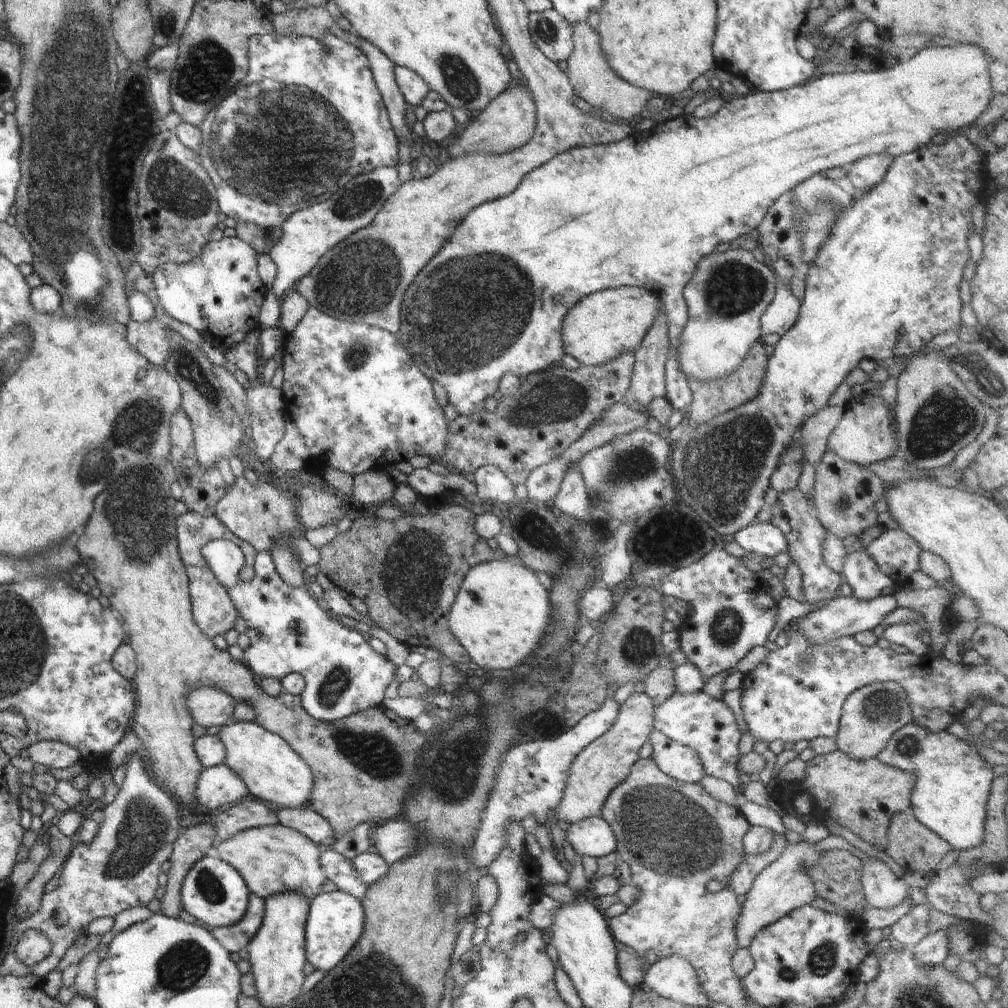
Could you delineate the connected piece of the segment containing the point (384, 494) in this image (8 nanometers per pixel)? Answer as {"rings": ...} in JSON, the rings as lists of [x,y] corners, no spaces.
{"rings":[[[376,469],[368,470],[354,477],[352,499],[362,505],[387,503],[394,497],[398,485],[389,474],[381,474]]]}

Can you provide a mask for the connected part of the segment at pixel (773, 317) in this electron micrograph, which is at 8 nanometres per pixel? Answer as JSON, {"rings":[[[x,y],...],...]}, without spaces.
{"rings":[[[775,274],[775,295],[761,316],[761,335],[778,334],[782,336],[796,322],[801,301],[792,293],[789,286]]]}

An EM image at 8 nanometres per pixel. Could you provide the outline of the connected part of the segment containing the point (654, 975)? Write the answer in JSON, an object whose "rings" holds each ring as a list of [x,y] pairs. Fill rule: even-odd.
{"rings":[[[680,956],[659,958],[655,964],[647,966],[642,984],[660,997],[687,1006],[708,1007],[713,1004],[702,992],[692,964]]]}

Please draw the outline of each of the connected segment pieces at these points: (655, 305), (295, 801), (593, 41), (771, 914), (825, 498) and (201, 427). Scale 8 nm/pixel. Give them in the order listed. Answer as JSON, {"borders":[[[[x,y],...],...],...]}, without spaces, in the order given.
{"borders":[[[[614,288],[594,292],[580,300],[564,317],[562,346],[566,355],[572,356],[584,366],[602,366],[620,358],[626,352],[634,352],[648,329],[659,315],[660,297],[645,288]]],[[[233,721],[217,734],[225,747],[224,763],[240,776],[248,793],[282,808],[302,808],[312,798],[315,777],[304,760],[280,736],[255,721]]],[[[587,21],[572,25],[574,48],[568,57],[566,74],[570,79],[576,95],[583,98],[590,106],[598,108],[597,114],[606,117],[610,114],[612,119],[621,119],[631,122],[645,109],[648,99],[653,95],[649,90],[640,88],[625,81],[609,66],[609,60],[601,47],[601,36],[598,31],[590,27]]],[[[786,840],[784,850],[778,860],[774,860],[769,866],[756,876],[750,891],[746,894],[746,902],[741,905],[740,918],[738,918],[735,936],[738,949],[746,948],[752,942],[752,938],[770,924],[774,924],[778,918],[794,912],[796,908],[812,904],[817,897],[812,878],[808,876],[808,868],[812,868],[824,851],[817,851],[815,844],[801,840],[796,844]]],[[[832,449],[826,450],[822,462],[815,468],[812,503],[817,520],[827,532],[844,540],[851,536],[858,537],[878,524],[875,504],[886,494],[885,482],[880,476],[876,476],[874,472],[864,468],[863,465],[842,460],[832,452]]],[[[172,329],[170,334],[170,356],[165,370],[176,380],[182,394],[181,410],[188,416],[193,430],[195,455],[202,470],[216,468],[220,461],[241,453],[242,439],[246,427],[236,414],[234,406],[222,392],[207,355],[196,344],[192,344]]]]}

